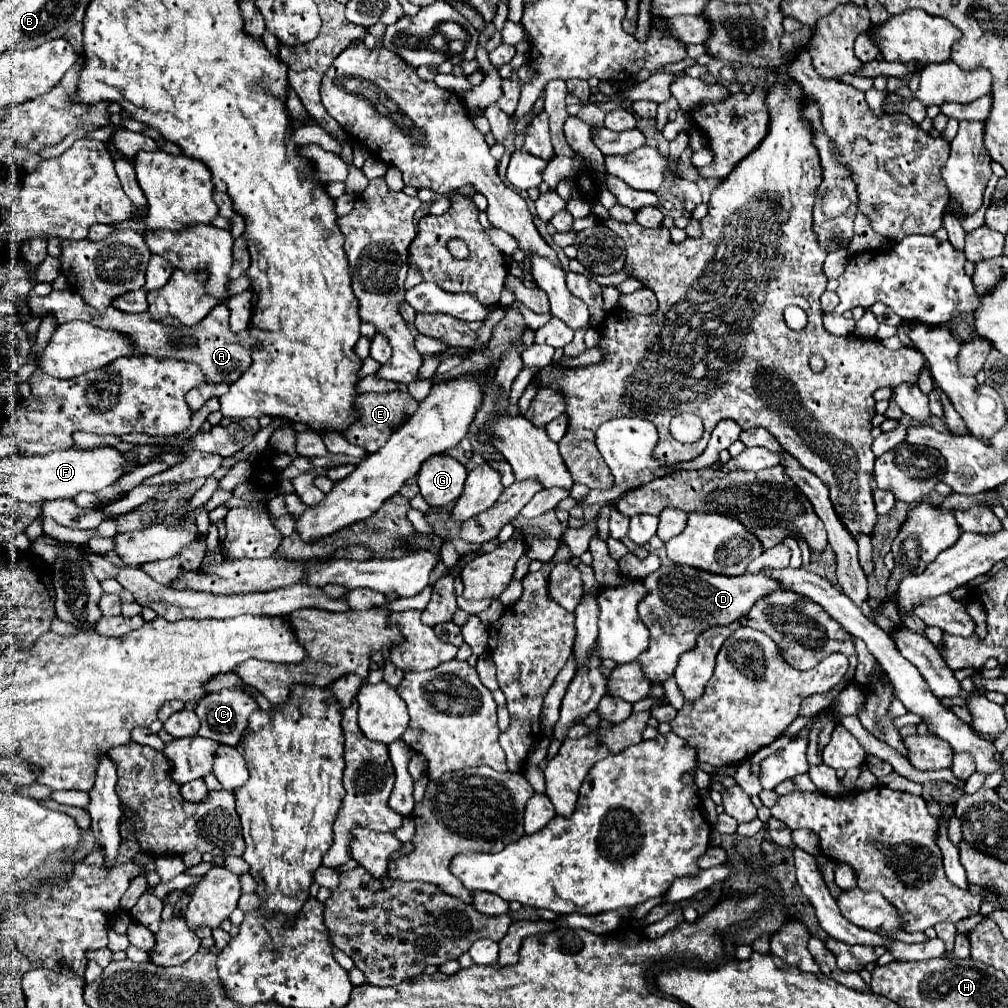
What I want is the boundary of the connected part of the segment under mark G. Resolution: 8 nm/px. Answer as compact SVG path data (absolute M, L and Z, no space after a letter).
M431 456L419 470L419 490L431 508L441 508L455 502L463 494L467 470L455 458Z

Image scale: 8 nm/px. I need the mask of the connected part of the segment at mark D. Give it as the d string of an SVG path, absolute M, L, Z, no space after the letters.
M661 566L657 572L649 574L643 584L649 594L639 602L639 618L649 628L649 648L637 658L643 672L651 680L667 680L673 676L679 656L687 650L695 648L695 642L703 630L711 626L725 626L733 620L739 620L759 598L771 594L771 590L779 590L781 582L769 576L723 576L723 574L707 574L703 570L695 570L689 566Z

